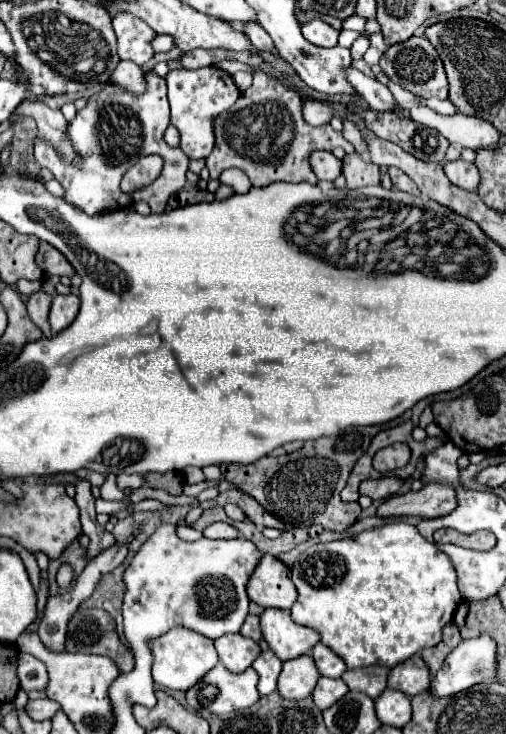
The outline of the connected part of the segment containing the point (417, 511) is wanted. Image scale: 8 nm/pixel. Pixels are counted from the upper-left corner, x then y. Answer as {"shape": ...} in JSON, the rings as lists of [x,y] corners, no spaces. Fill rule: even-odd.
{"shape":[[[430,483],[420,491],[410,491],[406,495],[394,495],[386,499],[376,515],[378,517],[404,517],[418,515],[422,519],[436,519],[452,513],[456,507],[456,493],[448,485]]]}

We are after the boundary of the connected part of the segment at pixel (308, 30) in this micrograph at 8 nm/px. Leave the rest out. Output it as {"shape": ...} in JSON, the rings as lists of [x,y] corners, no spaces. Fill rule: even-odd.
{"shape":[[[314,19],[314,21],[308,21],[306,25],[302,25],[302,33],[310,43],[314,43],[318,47],[336,47],[338,45],[338,31],[334,27],[330,27],[328,23],[324,23],[322,19]]]}

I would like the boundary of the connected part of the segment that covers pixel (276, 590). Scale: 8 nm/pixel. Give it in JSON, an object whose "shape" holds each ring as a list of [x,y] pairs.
{"shape":[[[264,555],[248,581],[250,601],[262,607],[288,611],[296,601],[296,587],[290,581],[290,569],[274,555]]]}

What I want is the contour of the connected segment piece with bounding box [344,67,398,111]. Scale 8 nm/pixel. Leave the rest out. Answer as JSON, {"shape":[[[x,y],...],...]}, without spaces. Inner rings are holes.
{"shape":[[[348,67],[346,71],[346,79],[348,83],[356,89],[356,93],[374,109],[374,111],[388,111],[388,109],[398,109],[390,89],[386,85],[382,85],[378,79],[364,75],[362,71]]]}

